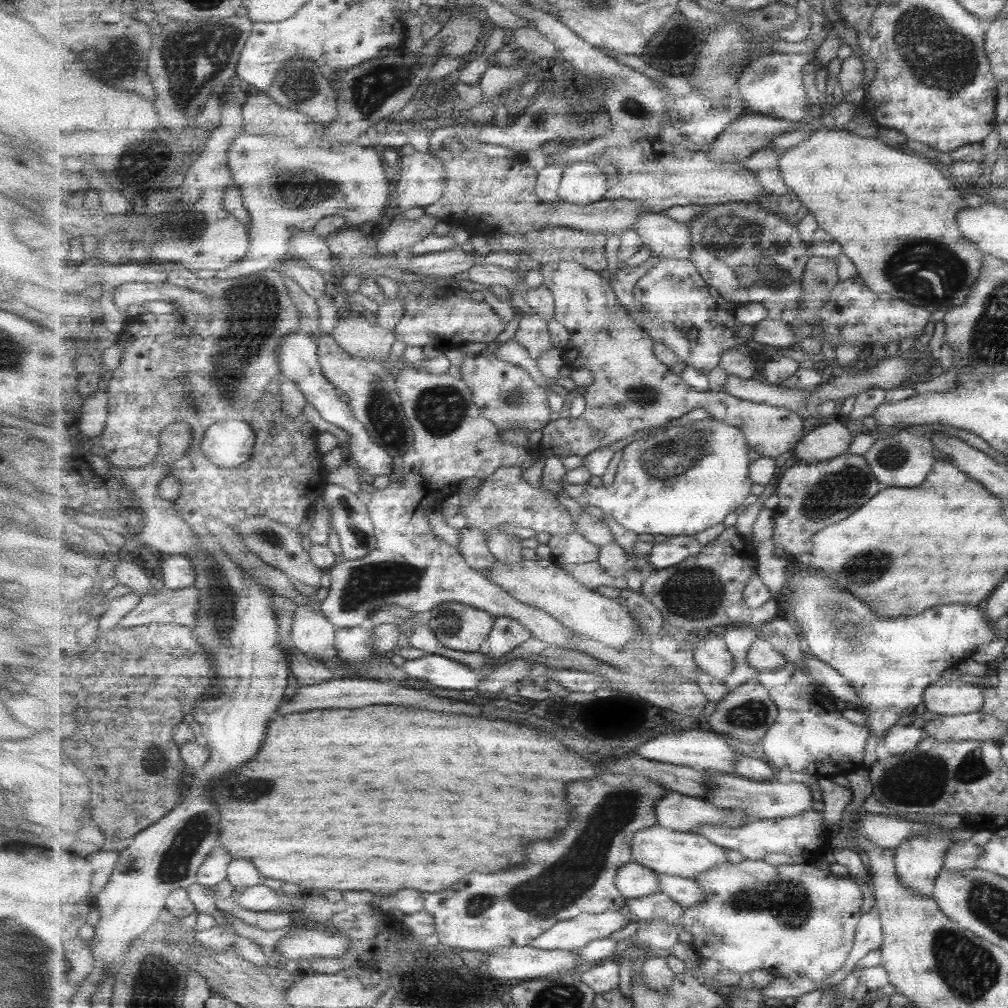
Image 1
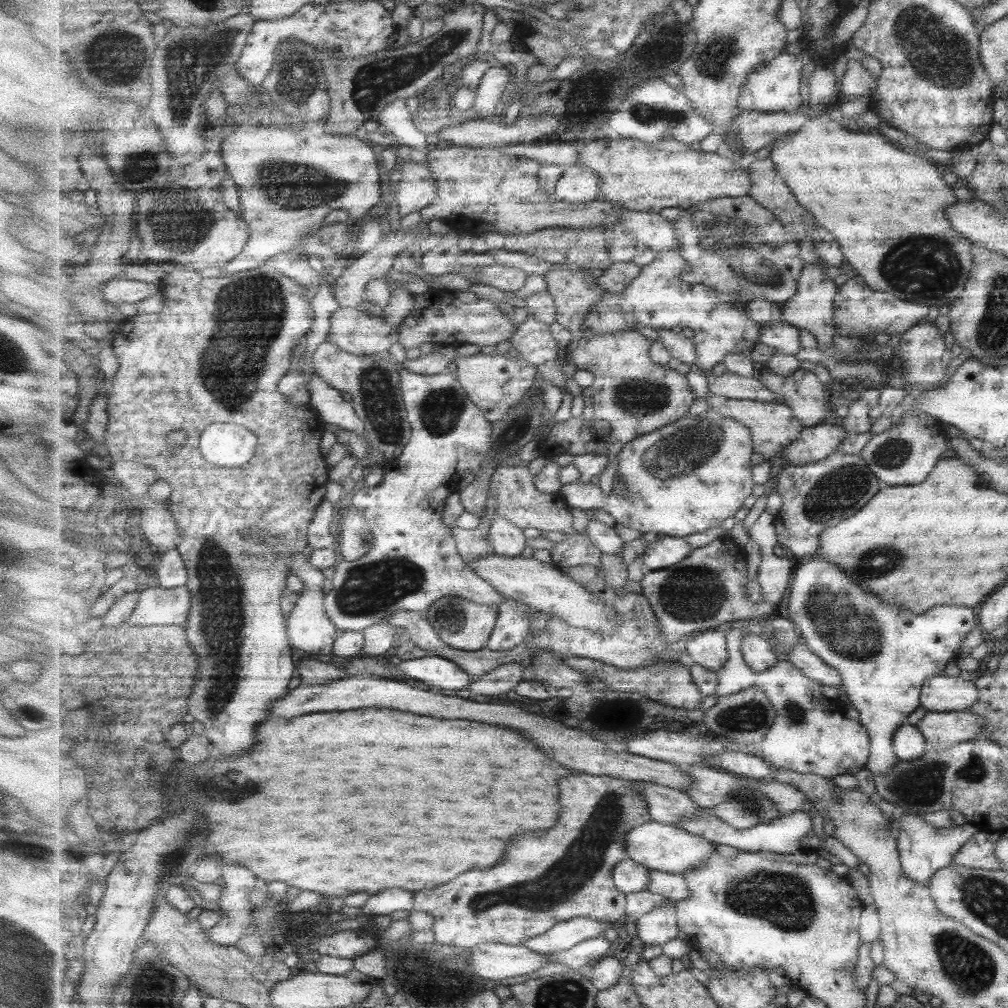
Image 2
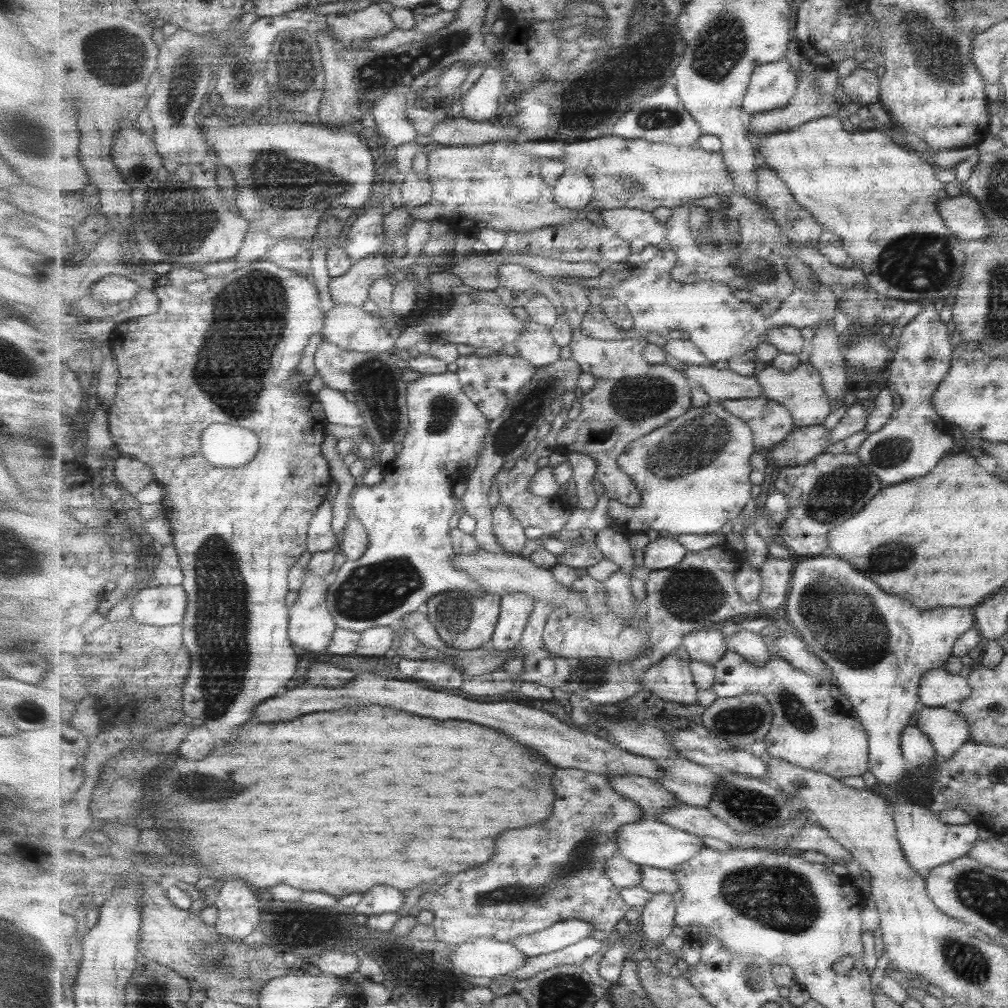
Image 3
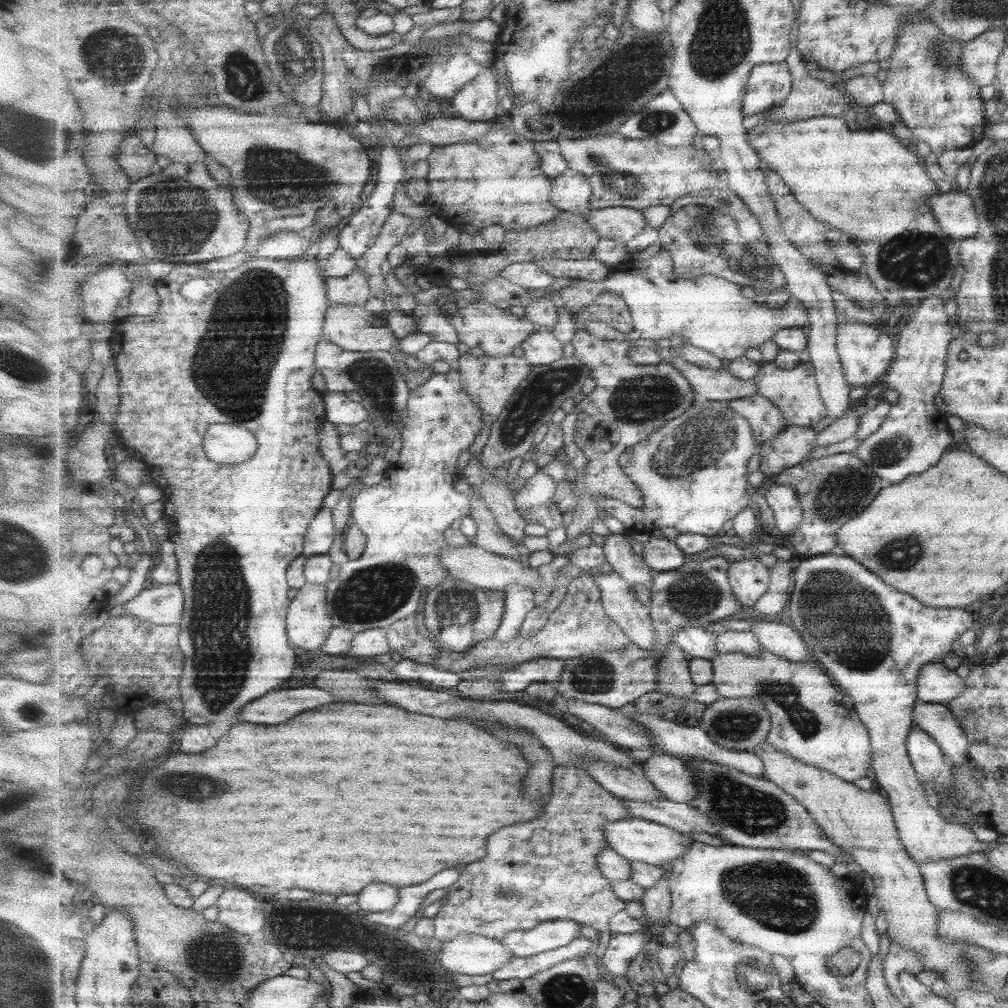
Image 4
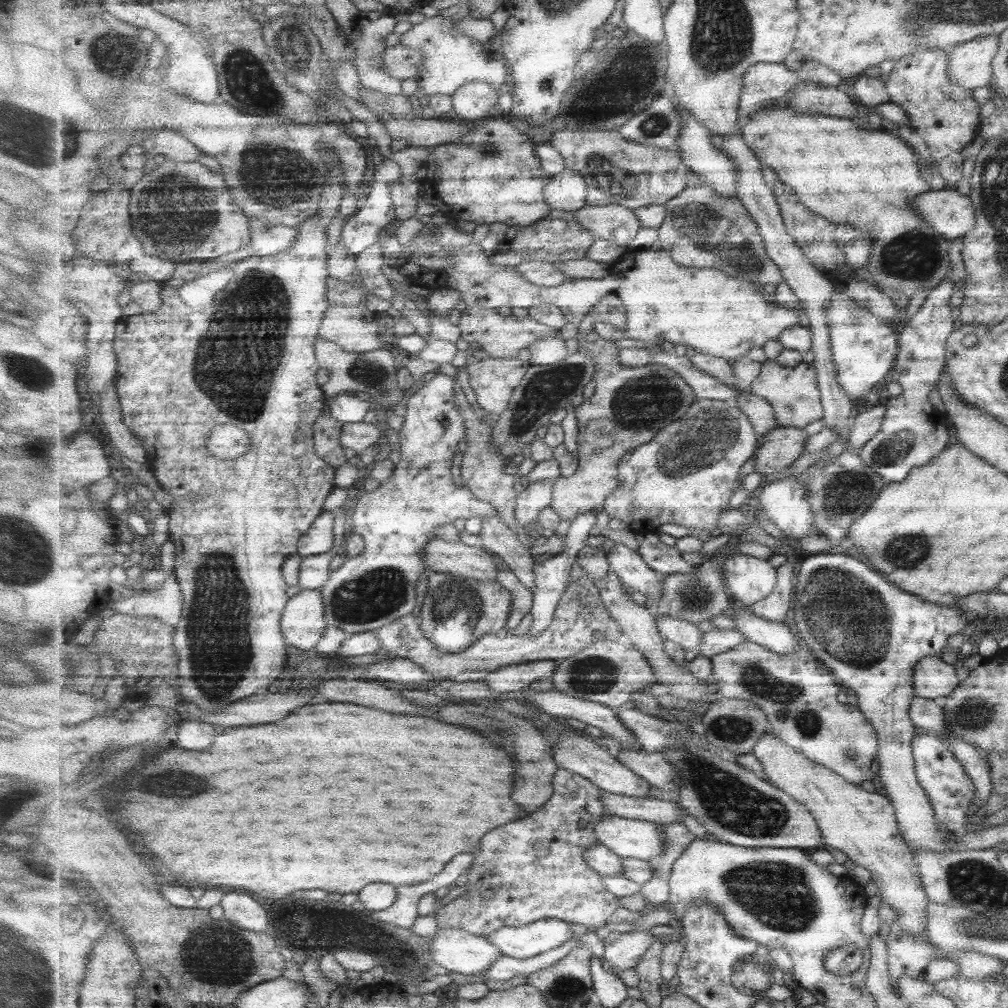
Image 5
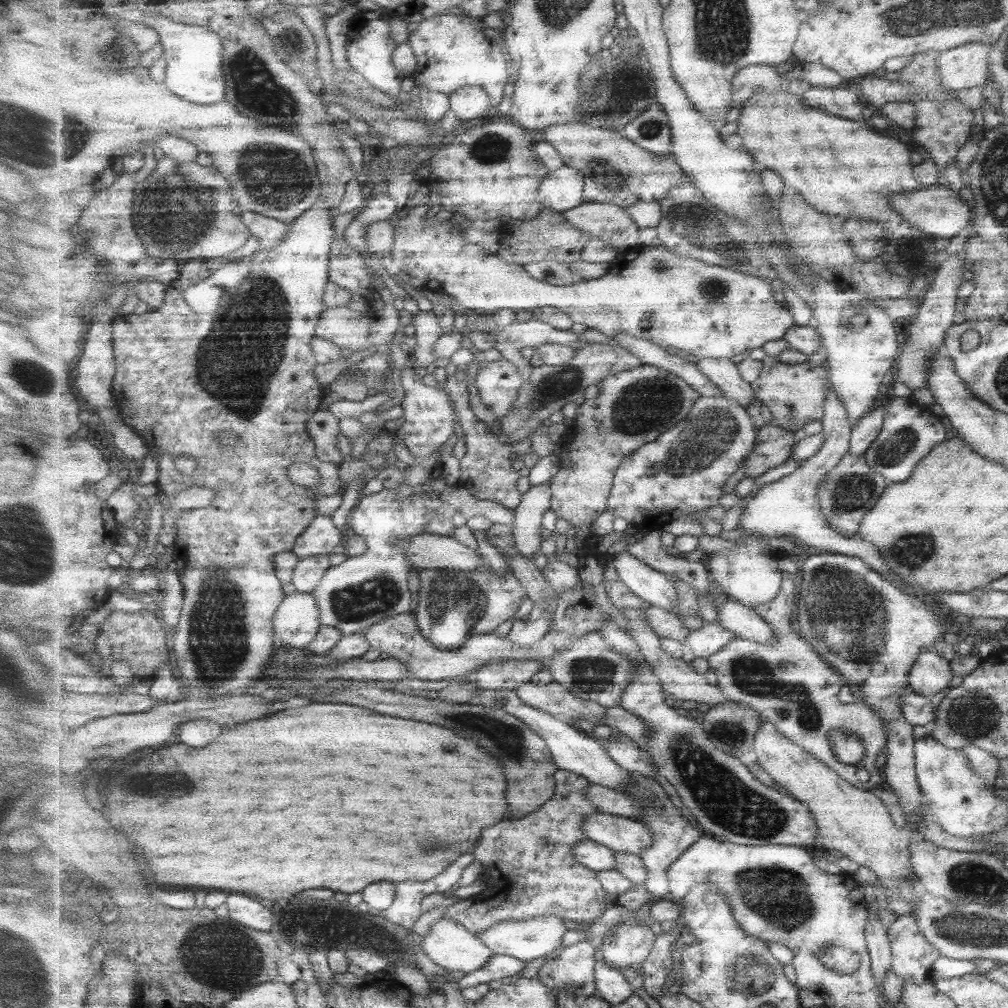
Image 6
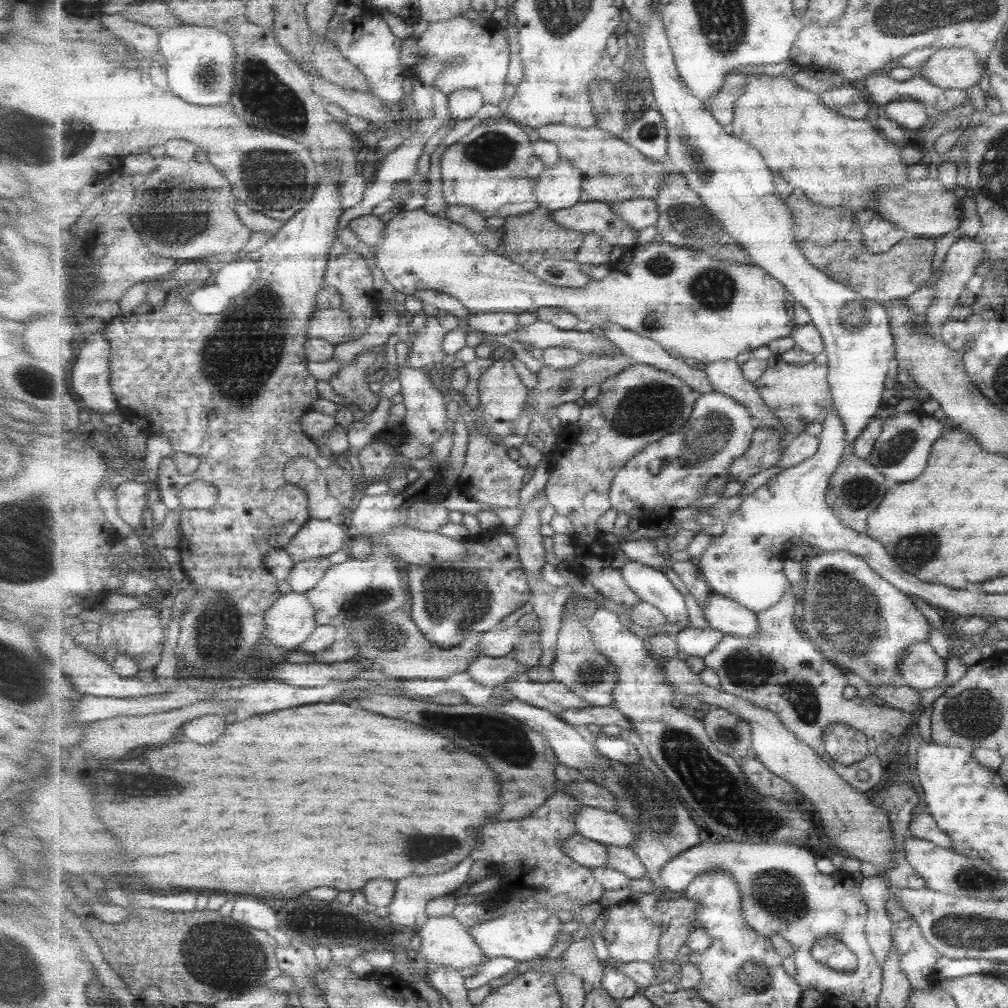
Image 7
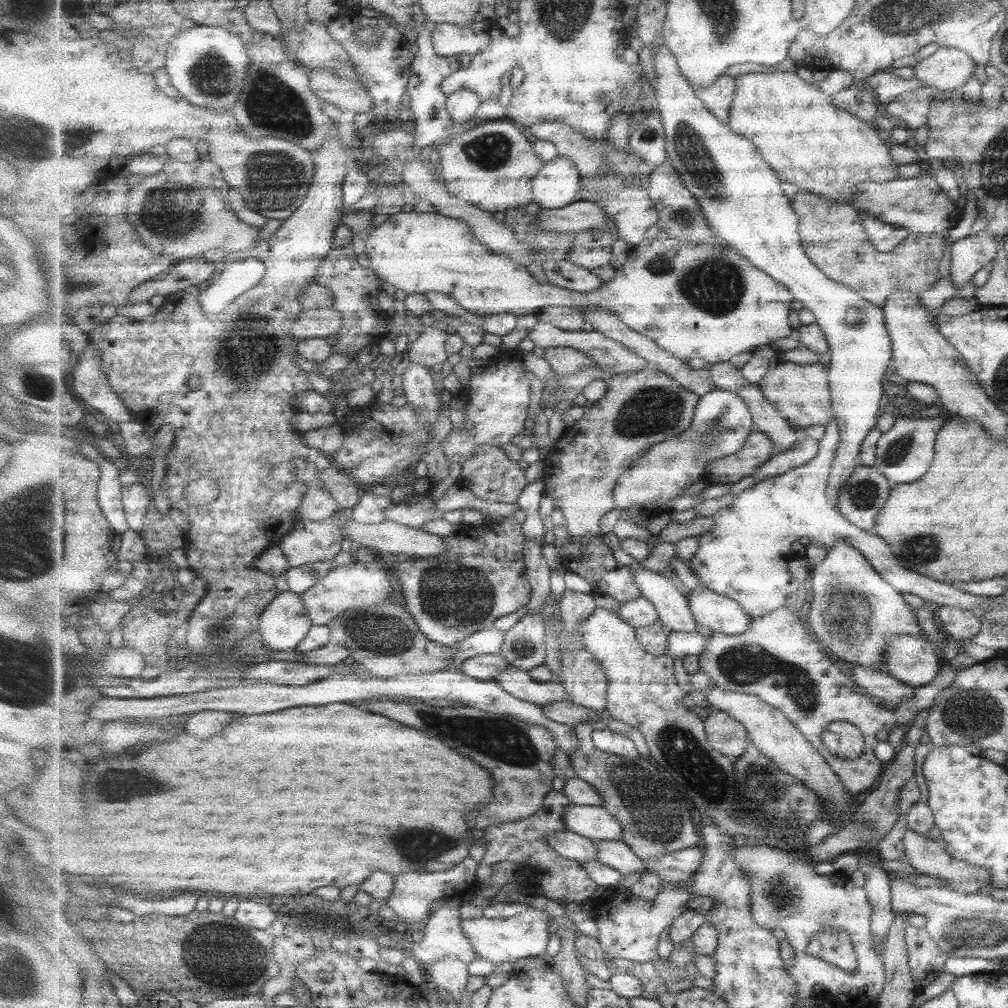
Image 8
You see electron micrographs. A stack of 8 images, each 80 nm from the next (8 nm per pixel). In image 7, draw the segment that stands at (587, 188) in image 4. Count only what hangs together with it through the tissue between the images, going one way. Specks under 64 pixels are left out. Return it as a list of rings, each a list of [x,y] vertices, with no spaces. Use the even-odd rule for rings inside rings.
[[[561,159],[557,166],[546,168],[538,178],[535,194],[541,207],[550,211],[578,205],[585,199],[582,170]]]

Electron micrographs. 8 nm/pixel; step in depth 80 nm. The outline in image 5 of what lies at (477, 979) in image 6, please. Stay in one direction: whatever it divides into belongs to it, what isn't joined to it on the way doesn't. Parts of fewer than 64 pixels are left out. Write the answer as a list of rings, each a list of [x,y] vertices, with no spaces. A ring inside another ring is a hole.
[[[571,939],[565,944],[548,950],[546,953],[538,954],[533,958],[520,959],[512,956],[503,955],[499,960],[495,960],[491,968],[479,974],[485,977],[485,982],[489,984],[499,984],[517,976],[528,977],[530,974],[549,968],[563,960],[572,950],[575,950],[582,944],[578,939]]]

